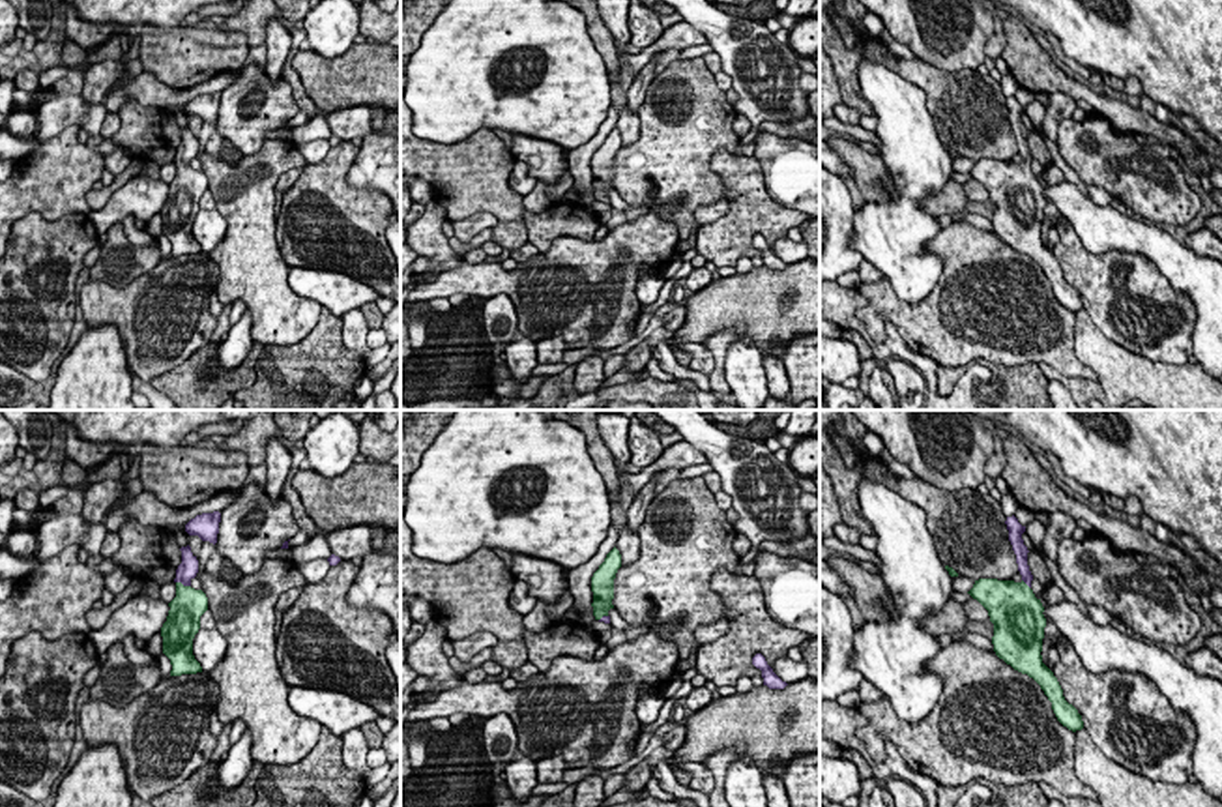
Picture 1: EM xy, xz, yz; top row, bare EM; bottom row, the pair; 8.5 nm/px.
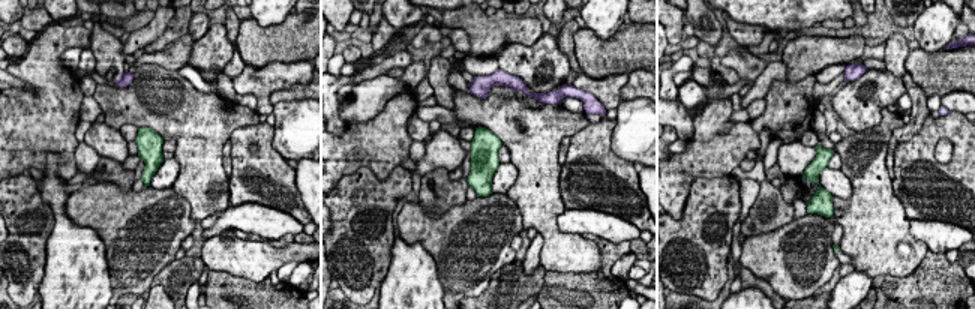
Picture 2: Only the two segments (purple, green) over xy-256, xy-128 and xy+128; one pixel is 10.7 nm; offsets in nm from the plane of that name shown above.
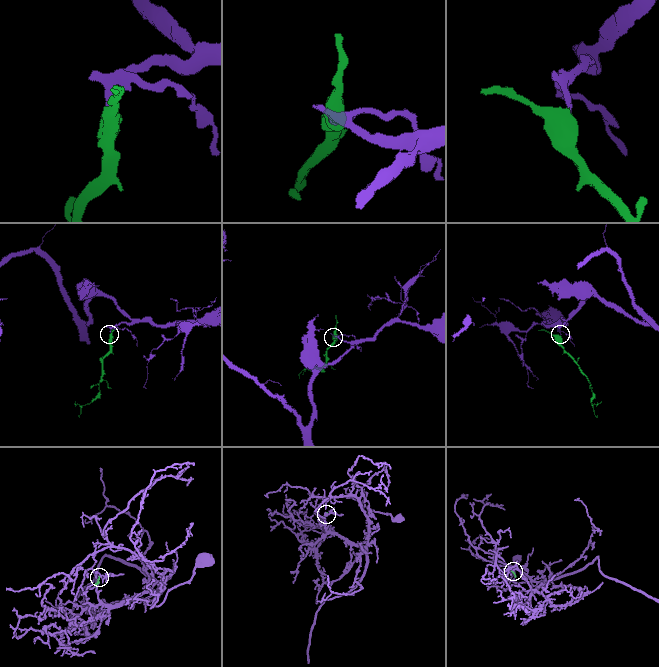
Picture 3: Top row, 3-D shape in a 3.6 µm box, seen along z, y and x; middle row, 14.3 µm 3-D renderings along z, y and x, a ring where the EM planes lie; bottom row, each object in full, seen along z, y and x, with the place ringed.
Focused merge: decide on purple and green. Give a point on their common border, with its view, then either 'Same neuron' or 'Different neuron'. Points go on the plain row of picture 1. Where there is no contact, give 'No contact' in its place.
Touches purple at xy (184, 165). Same neuron

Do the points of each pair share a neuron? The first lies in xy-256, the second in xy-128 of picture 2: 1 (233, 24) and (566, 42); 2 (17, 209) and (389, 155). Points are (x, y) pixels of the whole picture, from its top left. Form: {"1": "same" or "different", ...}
{"1": "same", "2": "different"}

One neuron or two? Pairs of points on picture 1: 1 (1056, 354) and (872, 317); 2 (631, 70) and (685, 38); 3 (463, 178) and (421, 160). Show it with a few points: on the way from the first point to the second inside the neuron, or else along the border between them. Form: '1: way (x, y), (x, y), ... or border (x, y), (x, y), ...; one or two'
1: way (1011, 352), (957, 339), (942, 326), (917, 324); one
2: way (644, 57), (672, 38); one
3: way (453, 171), (431, 161); one

